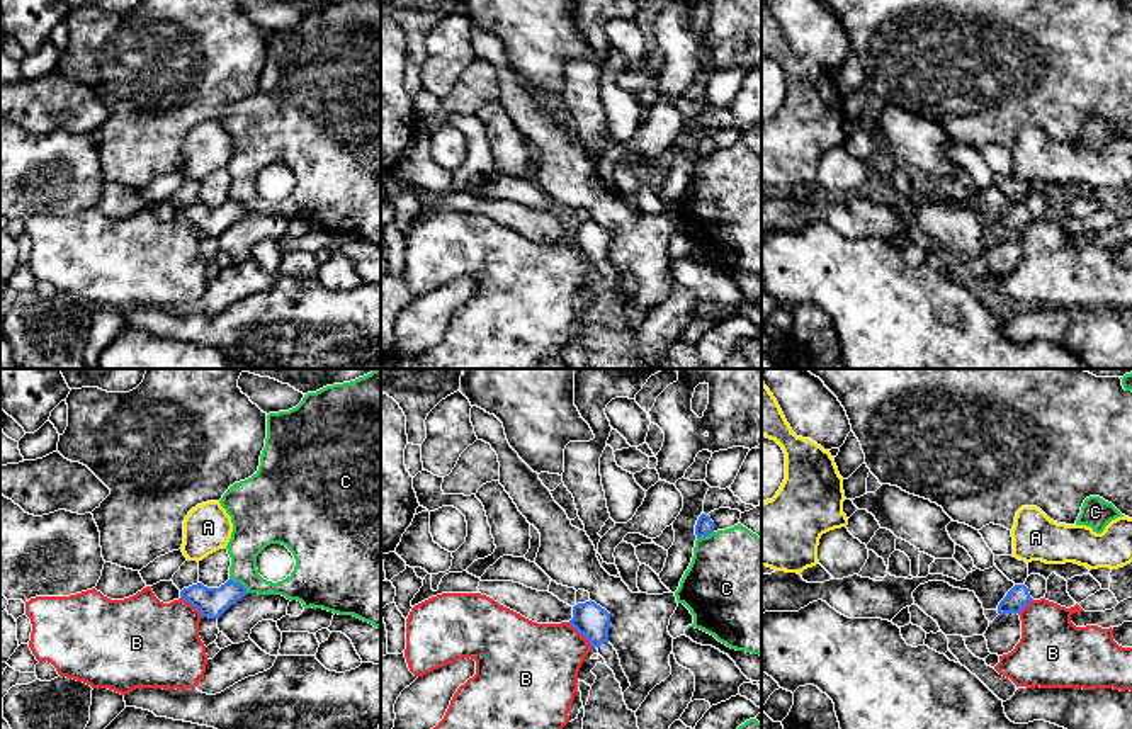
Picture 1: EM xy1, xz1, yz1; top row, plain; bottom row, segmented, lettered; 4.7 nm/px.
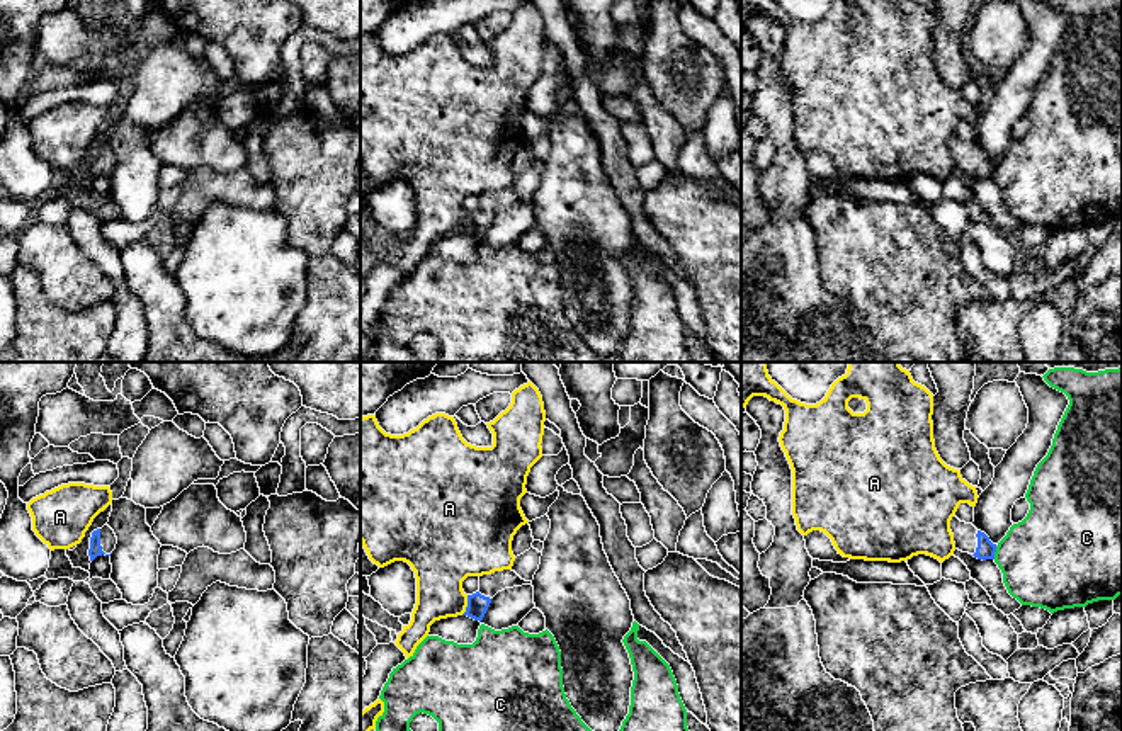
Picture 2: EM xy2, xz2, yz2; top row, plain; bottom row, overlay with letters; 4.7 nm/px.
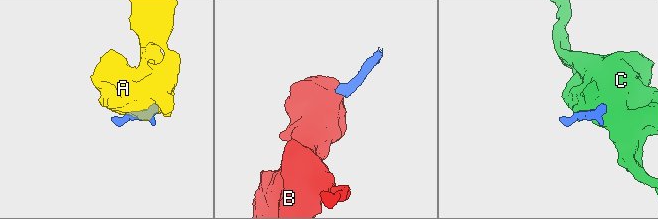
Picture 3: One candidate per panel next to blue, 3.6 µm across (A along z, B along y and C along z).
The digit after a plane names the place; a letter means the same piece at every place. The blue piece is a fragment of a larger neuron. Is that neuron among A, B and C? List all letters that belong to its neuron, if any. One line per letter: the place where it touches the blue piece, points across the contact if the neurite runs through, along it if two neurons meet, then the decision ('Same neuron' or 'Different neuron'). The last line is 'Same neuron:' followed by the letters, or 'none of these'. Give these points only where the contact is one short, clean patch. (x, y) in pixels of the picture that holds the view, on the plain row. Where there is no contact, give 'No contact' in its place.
A: Touches blue at xz2 (468, 225). Boundary: xz2 (468, 215), (468, 225), (461, 233). Different neuron
B: Touches blue at xz1 (582, 252). Boundary: xz1 (568, 242), (592, 265). Different neuron
C: Touches blue at xy1 (240, 203). Different neuron
Same neuron: none of these

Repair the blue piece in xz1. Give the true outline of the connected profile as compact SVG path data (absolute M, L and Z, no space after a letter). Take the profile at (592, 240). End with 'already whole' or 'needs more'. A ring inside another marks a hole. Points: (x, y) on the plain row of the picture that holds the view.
M591 219L573 226L569 245L583 253L591 267L608 262L610 233Z; already whole

